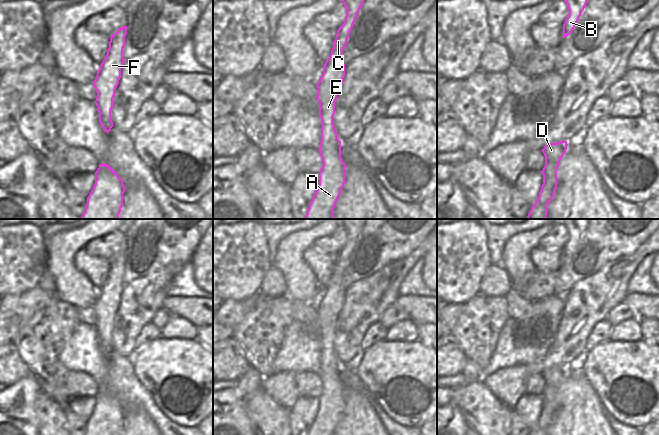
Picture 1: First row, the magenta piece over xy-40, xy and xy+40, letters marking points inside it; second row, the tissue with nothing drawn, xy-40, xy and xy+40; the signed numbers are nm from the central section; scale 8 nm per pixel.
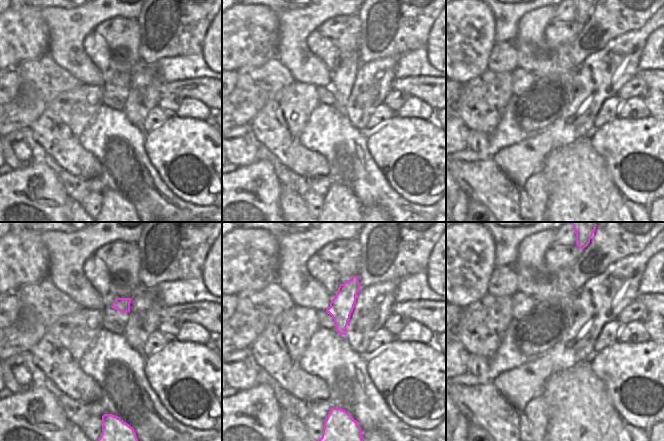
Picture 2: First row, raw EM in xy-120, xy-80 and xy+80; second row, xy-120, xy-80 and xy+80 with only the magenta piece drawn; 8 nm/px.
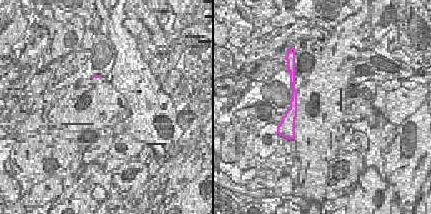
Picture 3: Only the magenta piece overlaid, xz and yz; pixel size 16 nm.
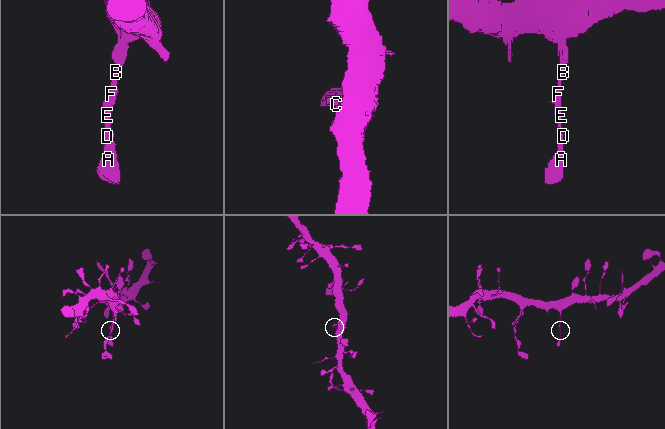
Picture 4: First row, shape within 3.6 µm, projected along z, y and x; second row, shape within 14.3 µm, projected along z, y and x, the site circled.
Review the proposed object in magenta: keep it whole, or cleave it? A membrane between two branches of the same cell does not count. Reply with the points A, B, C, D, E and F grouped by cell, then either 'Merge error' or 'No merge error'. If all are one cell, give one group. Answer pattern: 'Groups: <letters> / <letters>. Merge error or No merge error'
Groups: A B C D E F. No merge error

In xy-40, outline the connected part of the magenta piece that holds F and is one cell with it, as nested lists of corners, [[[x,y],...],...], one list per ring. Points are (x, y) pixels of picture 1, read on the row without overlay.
[[[124,250],[111,260],[107,278],[99,290],[97,300],[93,306],[97,316],[95,328],[99,336],[99,346],[106,357],[113,351],[111,334],[115,314],[121,302],[121,292],[125,286],[123,272],[126,258],[127,250]]]

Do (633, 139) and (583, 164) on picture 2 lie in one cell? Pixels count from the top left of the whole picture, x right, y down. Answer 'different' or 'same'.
different

